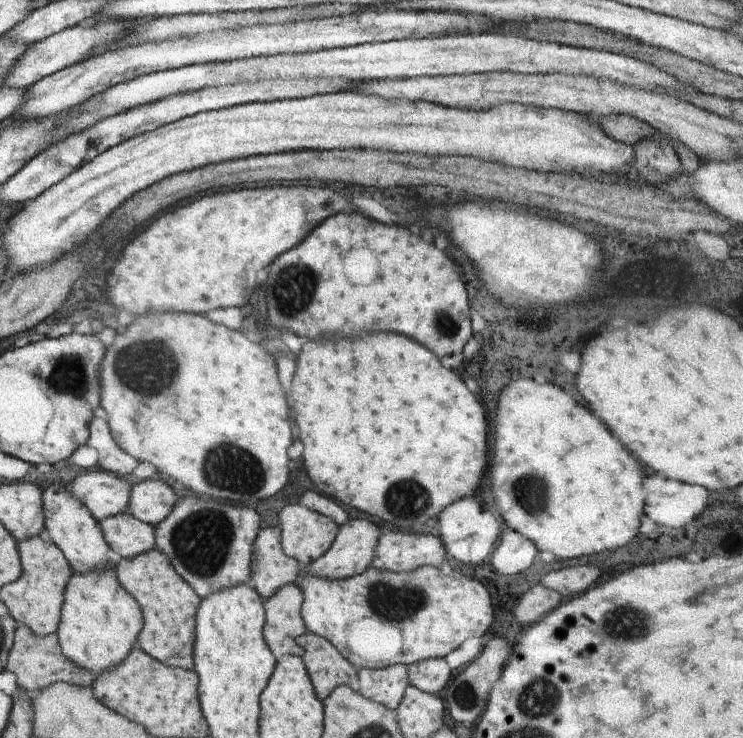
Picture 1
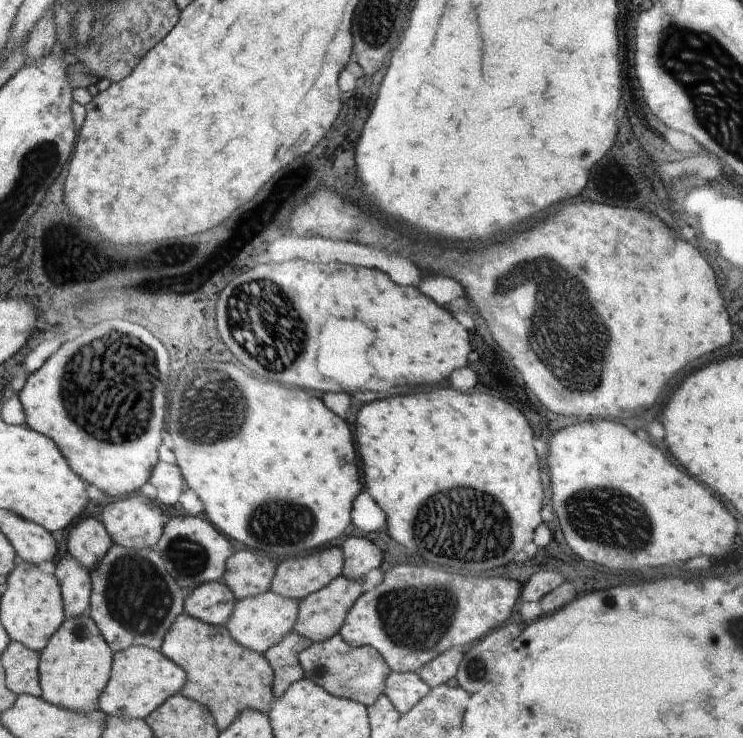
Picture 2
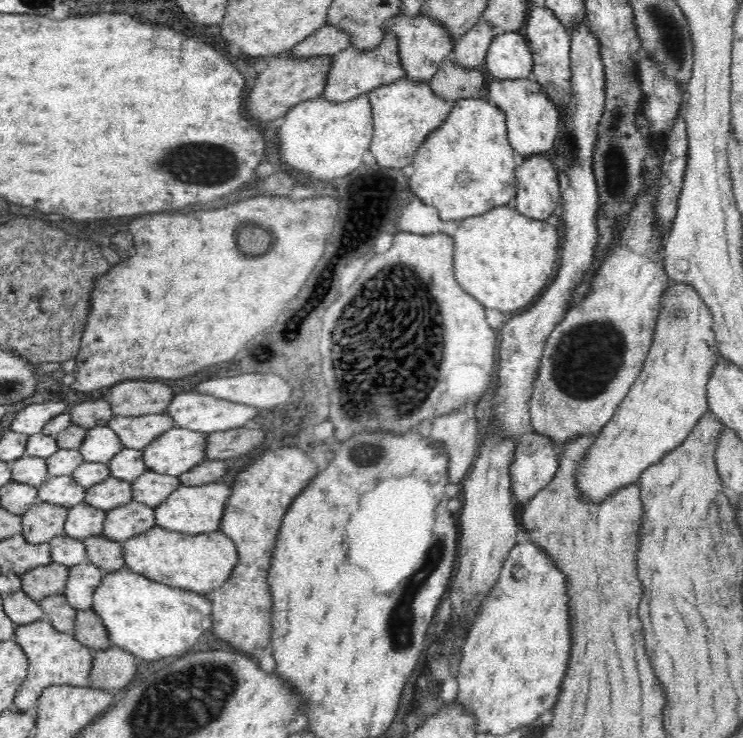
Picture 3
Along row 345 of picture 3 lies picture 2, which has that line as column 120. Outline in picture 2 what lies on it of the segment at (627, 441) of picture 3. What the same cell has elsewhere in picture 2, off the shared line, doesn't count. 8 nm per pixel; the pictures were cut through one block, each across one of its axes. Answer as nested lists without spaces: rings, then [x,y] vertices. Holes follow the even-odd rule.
[[[132,646],[113,654],[113,664],[105,692],[98,700],[99,710],[106,715],[145,719],[170,696],[186,684],[186,672],[160,651],[145,646]]]

